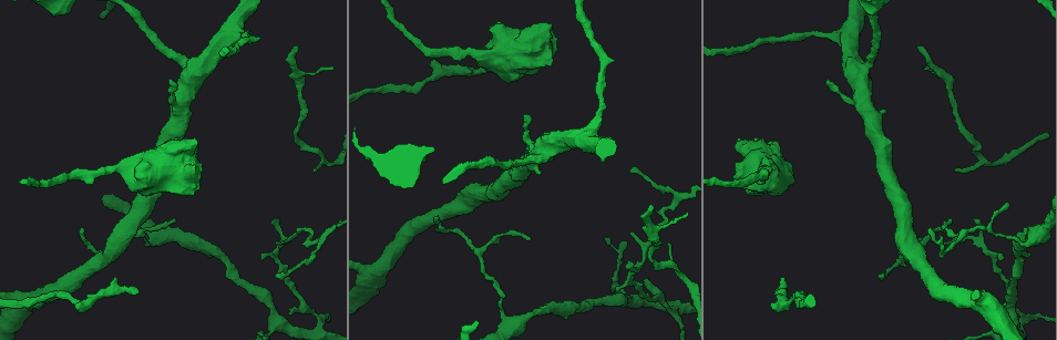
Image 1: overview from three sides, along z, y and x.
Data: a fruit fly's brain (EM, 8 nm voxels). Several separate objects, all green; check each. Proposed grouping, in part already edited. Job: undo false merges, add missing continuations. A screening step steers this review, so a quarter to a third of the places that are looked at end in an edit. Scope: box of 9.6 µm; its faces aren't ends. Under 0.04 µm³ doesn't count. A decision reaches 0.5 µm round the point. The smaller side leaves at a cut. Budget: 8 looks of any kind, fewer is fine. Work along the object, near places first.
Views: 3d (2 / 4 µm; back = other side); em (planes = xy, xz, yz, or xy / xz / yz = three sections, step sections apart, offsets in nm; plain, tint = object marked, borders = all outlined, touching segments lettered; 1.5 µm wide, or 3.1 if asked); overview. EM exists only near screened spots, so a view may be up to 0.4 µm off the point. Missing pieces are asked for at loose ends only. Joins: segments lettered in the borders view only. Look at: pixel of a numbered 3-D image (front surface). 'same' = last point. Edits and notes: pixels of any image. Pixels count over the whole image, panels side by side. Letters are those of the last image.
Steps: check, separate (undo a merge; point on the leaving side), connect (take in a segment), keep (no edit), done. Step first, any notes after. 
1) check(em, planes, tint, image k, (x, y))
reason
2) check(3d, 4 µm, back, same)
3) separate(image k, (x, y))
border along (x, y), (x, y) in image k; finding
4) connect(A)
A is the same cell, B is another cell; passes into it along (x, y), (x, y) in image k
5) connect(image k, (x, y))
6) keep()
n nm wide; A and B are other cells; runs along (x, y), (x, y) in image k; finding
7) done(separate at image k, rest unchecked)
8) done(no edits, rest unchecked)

check(3d, 2 µm, back, image 1, (650, 207))
free end

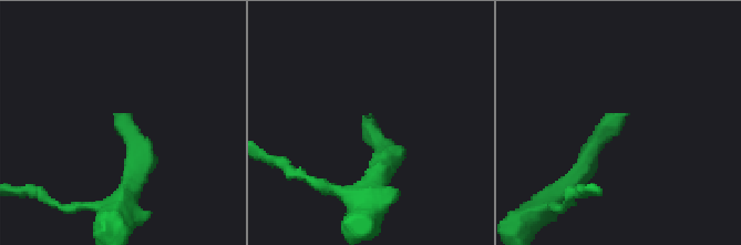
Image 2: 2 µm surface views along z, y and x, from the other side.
check(em, planes, borders, image 2, (629, 114))

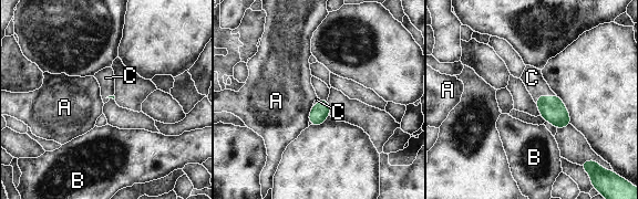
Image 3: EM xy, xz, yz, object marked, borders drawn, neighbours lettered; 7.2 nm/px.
connect(C)
C is the same cell, A and B are other cells; the neuron continues

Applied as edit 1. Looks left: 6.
check(overview)

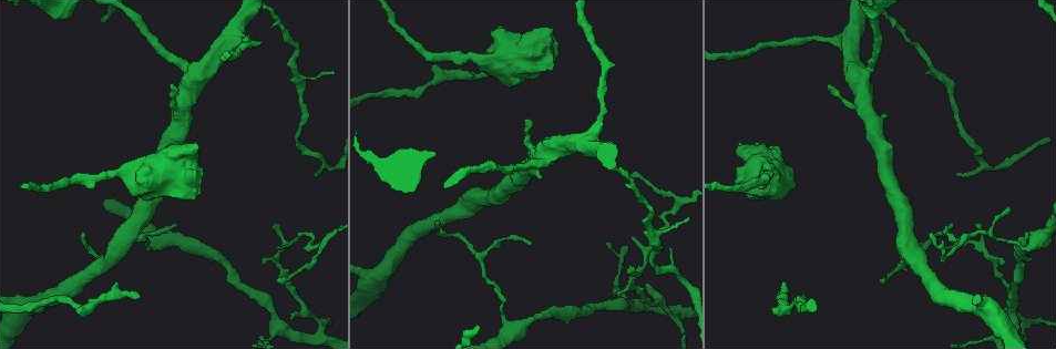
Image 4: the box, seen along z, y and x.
check(em, planes, plain, image 4, (174, 86))
free end

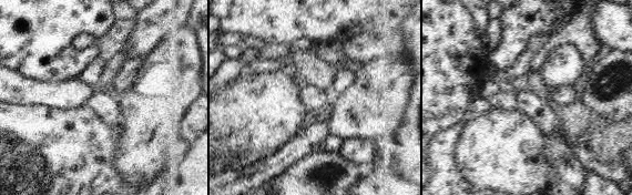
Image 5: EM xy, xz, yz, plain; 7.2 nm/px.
check(em, planes, borders, same)
what lies round it

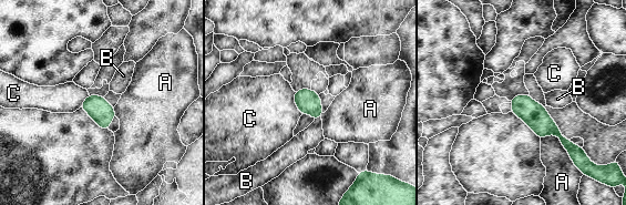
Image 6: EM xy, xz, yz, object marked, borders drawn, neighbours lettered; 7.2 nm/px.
keep()
170 nm wide; A, B and C are other cells; border along (295, 92), (295, 104), (301, 114) in image 6; none of them fits

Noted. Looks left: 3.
done(connect at image 3, rest unchecked)

